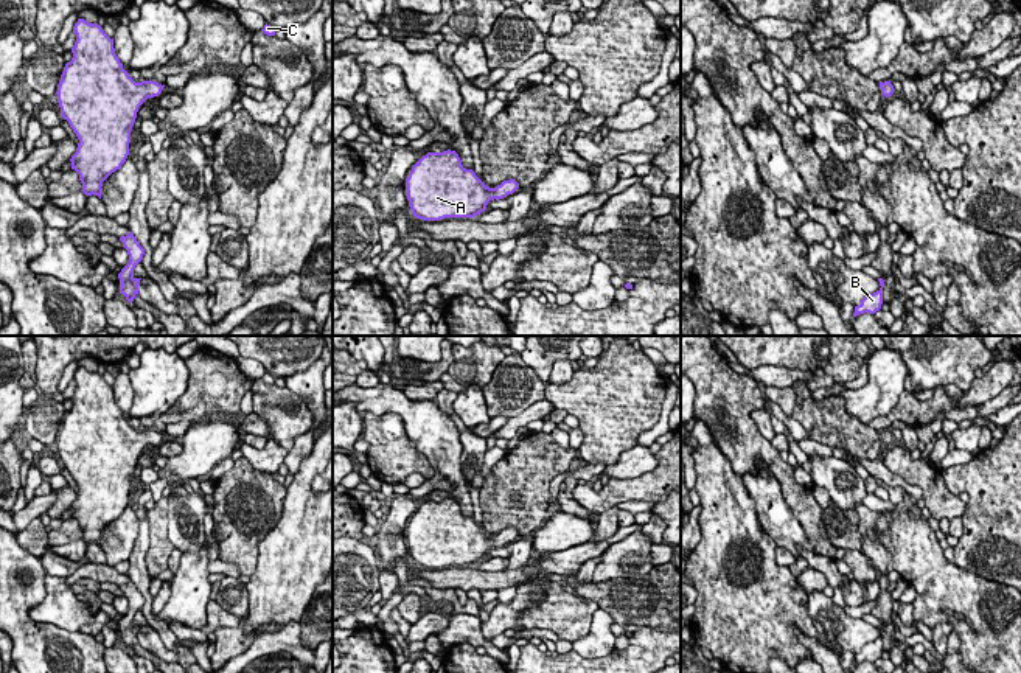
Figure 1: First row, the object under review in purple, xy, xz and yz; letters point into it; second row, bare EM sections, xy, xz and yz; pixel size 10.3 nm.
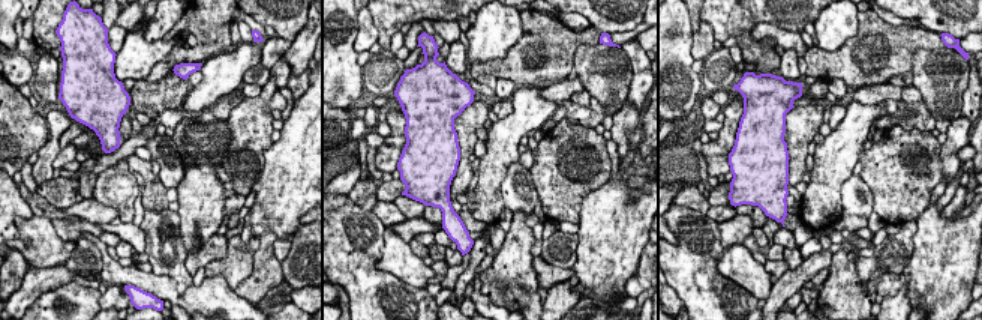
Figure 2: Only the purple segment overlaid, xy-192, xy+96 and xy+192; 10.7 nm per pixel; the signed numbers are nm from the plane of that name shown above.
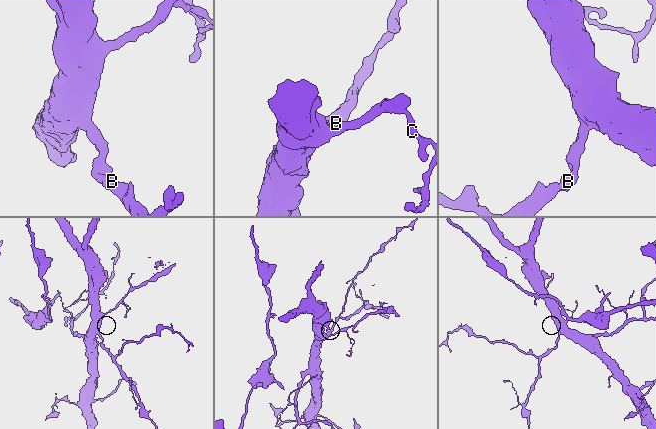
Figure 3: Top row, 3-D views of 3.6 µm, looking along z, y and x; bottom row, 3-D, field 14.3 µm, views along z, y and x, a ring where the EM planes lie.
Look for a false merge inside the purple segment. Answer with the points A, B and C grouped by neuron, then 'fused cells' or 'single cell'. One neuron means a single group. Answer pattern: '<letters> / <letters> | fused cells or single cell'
A B / C | fused cells

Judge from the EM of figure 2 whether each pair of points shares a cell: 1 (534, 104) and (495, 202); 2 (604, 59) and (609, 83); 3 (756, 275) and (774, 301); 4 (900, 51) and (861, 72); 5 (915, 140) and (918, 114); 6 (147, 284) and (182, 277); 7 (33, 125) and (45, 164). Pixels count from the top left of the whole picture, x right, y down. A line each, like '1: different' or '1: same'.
1: same
2: same
3: different
4: same
5: different
6: different
7: different

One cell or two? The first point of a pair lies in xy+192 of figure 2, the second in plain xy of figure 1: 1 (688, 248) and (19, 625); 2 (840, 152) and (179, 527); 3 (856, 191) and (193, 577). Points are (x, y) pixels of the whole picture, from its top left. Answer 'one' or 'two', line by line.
1: one
2: two
3: two

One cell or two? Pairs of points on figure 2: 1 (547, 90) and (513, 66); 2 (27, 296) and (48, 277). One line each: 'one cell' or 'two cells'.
1: two cells
2: one cell

